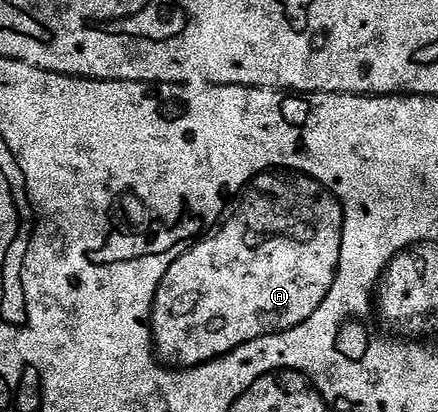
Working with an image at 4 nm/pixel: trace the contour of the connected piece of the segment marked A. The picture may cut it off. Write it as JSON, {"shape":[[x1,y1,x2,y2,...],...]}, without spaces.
{"shape":[[261,165,261,169,253,169,241,185,225,185,217,197,217,209,204,221,201,229,189,237,185,249,165,265,165,273,157,277,157,285,153,285,153,297,149,297,149,310,139,323,145,329,145,337,149,337,149,358,153,365,161,369,161,373,197,373,197,369,209,369,209,365,217,365,217,361,225,361,225,357,233,357,245,349,245,345,257,345,257,341,269,341,269,337,285,337,285,333,297,333,297,329,309,325,317,313,321,313,321,305,329,301,334,287,341,277,341,257,345,257,347,231,349,229,349,213,345,213,345,201,341,197,333,197,329,185,321,181,309,169,301,169,297,165]]}

